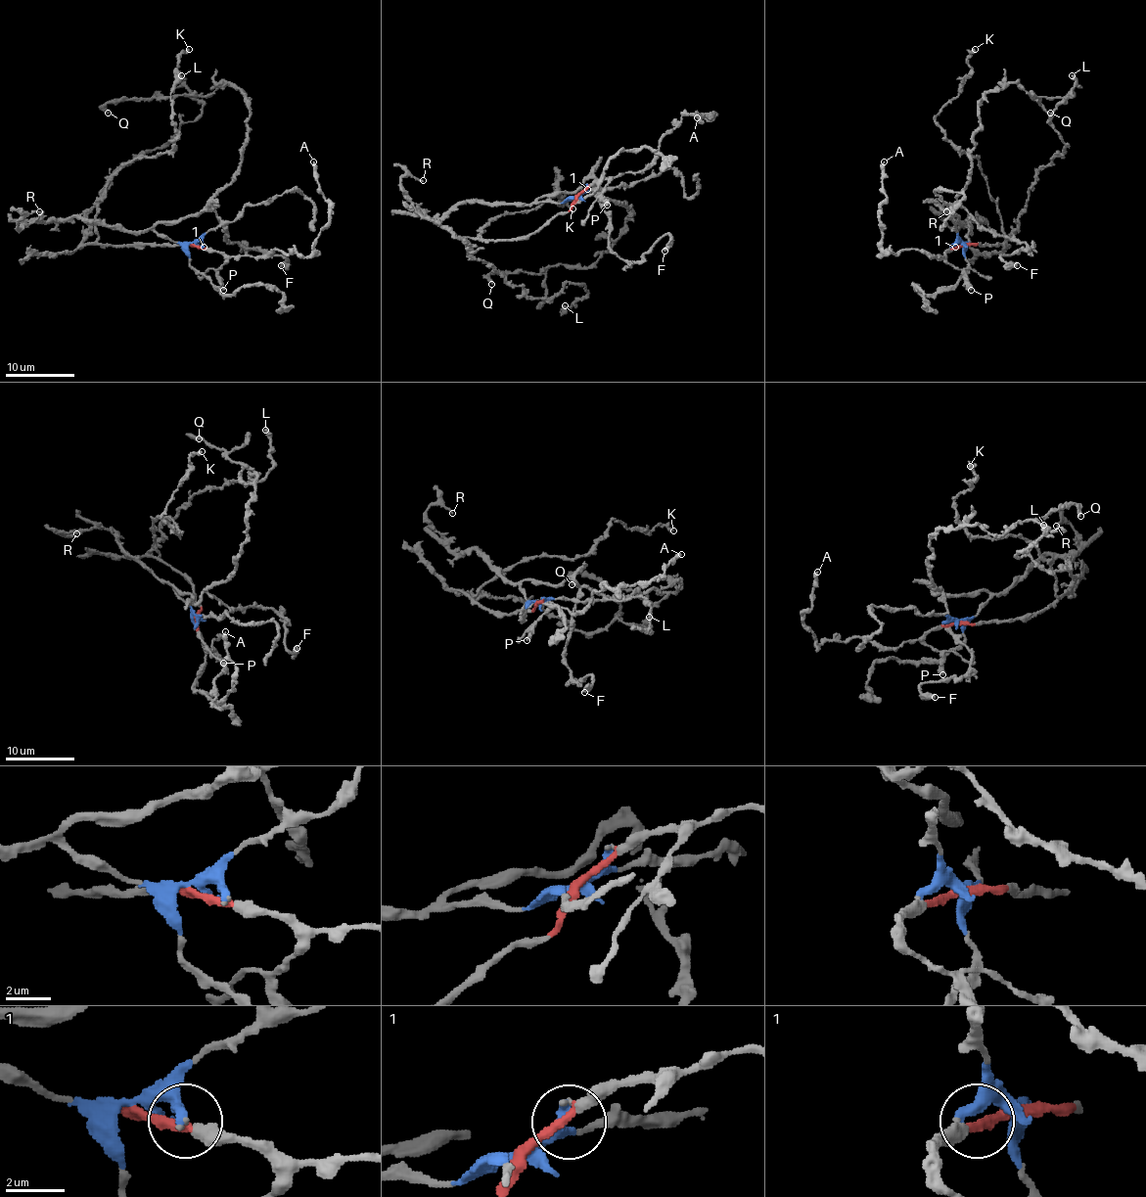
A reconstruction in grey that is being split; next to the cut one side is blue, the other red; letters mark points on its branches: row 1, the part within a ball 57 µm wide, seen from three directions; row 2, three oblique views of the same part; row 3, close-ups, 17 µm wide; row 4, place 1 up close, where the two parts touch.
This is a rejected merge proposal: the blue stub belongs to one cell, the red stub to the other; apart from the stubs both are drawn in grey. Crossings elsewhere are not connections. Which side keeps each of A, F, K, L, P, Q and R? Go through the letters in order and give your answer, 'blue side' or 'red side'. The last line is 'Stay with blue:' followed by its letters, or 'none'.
A: red side
F: blue side
K: red side
L: red side
P: red side
Q: blue side
R: blue side
Stay with blue: F, Q, R

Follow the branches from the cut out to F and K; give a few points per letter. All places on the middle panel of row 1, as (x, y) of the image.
F: (576, 197), (536, 200), (572, 193), (592, 177), (609, 247), (640, 260), (667, 234), (664, 252)
K: (576, 197), (525, 236), (479, 236), (492, 220), (535, 210), (556, 191), (556, 169), (554, 191), (572, 208)

